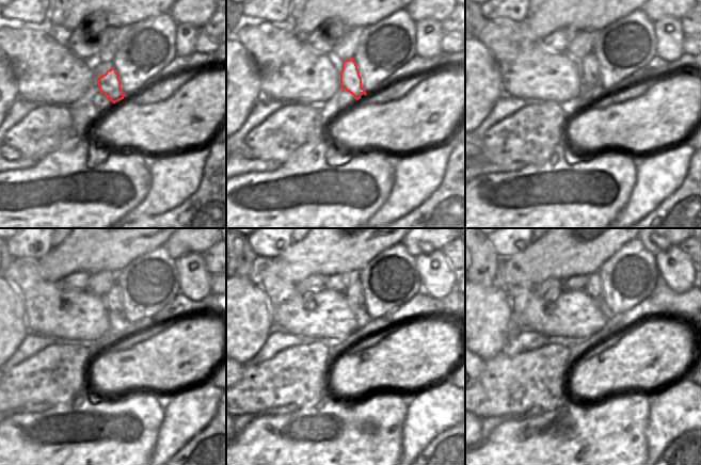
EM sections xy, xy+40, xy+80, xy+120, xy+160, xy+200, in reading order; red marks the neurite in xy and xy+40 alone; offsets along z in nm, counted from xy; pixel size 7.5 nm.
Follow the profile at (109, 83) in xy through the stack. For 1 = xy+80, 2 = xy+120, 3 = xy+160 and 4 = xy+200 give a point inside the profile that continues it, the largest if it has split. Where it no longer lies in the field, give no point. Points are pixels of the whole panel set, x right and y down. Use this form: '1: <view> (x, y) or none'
1: xy+80 (590, 76)
2: xy+120 (113, 301)
3: xy+160 (354, 293)
4: xy+200 (594, 288)

